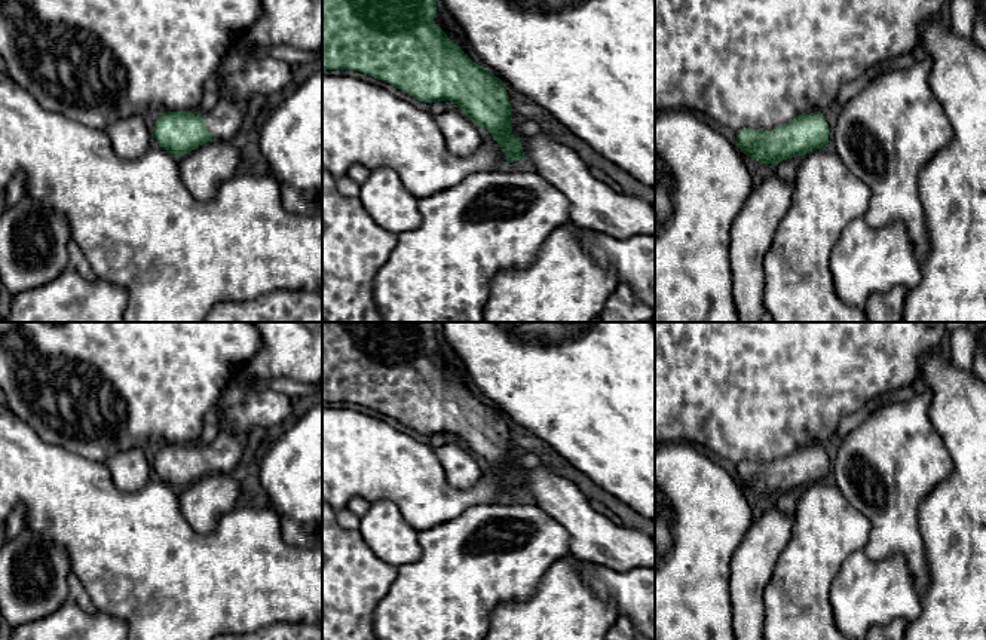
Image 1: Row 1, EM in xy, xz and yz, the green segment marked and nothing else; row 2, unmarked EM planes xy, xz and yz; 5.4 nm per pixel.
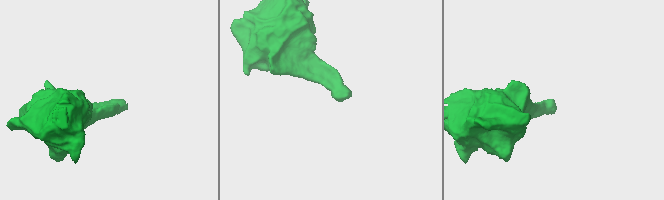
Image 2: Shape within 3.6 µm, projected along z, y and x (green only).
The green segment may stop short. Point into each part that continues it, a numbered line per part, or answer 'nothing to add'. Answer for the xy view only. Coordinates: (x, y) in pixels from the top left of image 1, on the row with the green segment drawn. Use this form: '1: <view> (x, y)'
1: xy (223, 122)

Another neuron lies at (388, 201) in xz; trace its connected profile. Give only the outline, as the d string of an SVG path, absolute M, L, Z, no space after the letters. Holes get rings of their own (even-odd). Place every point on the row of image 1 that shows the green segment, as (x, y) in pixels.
M391 168L370 171L368 178L359 184L359 200L374 223L391 233L405 233L422 223L419 197Z

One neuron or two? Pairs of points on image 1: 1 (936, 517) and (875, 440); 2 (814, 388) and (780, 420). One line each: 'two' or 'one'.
1: two
2: one

